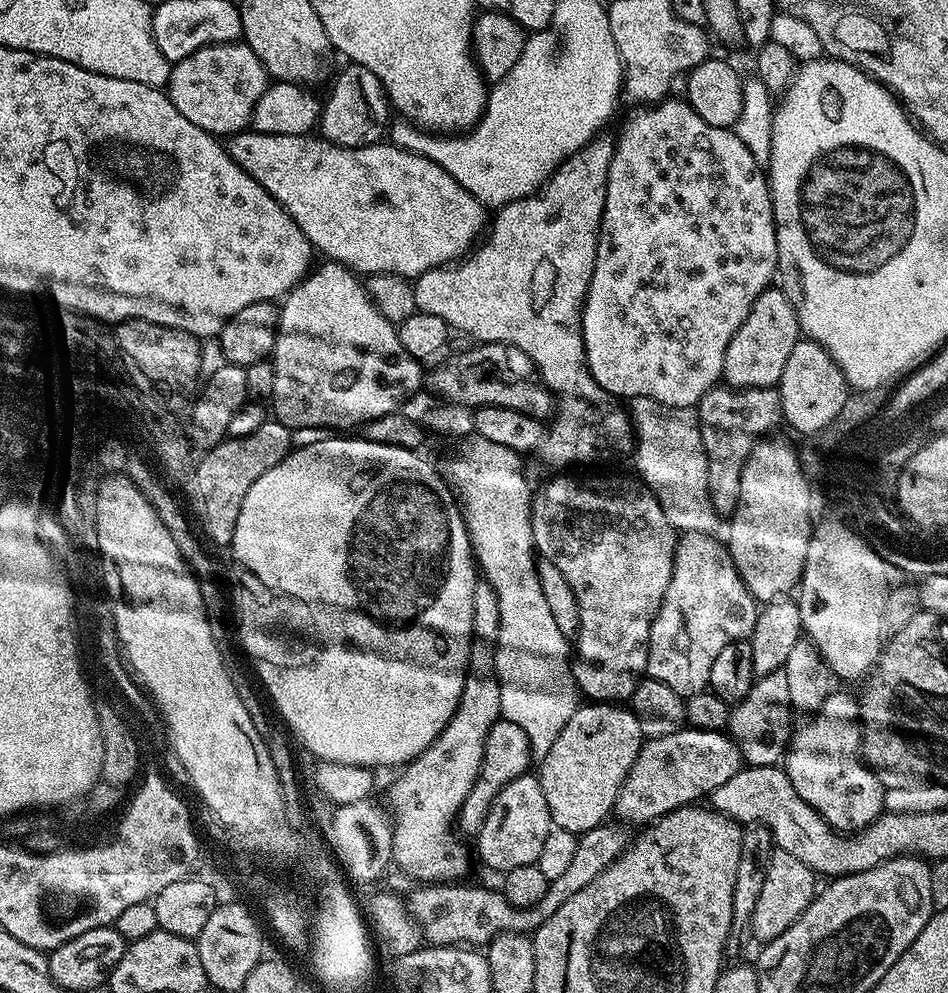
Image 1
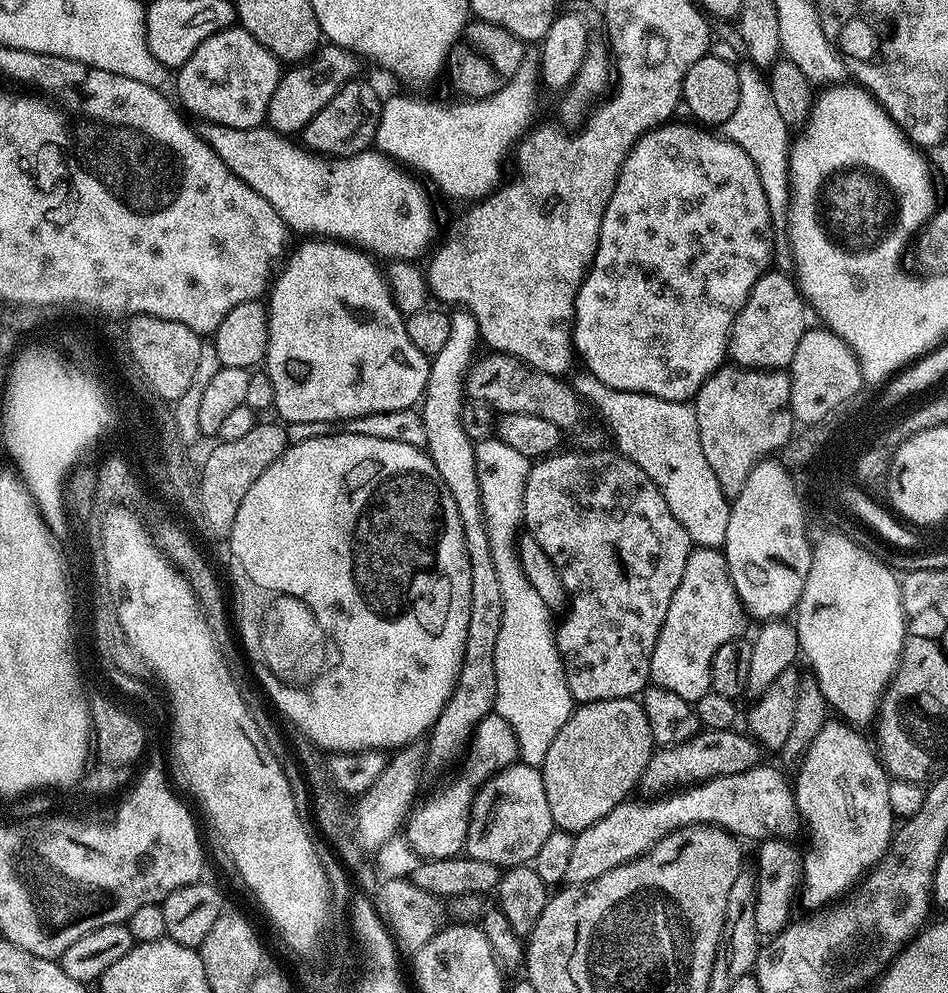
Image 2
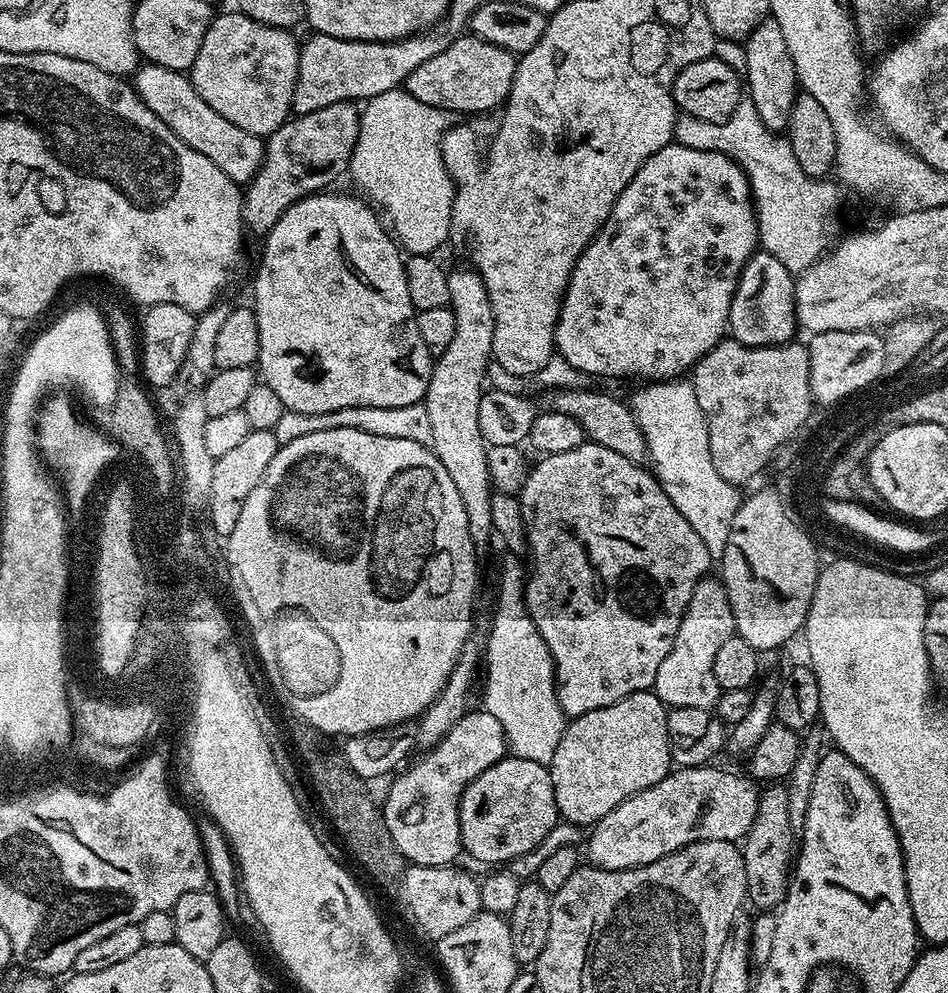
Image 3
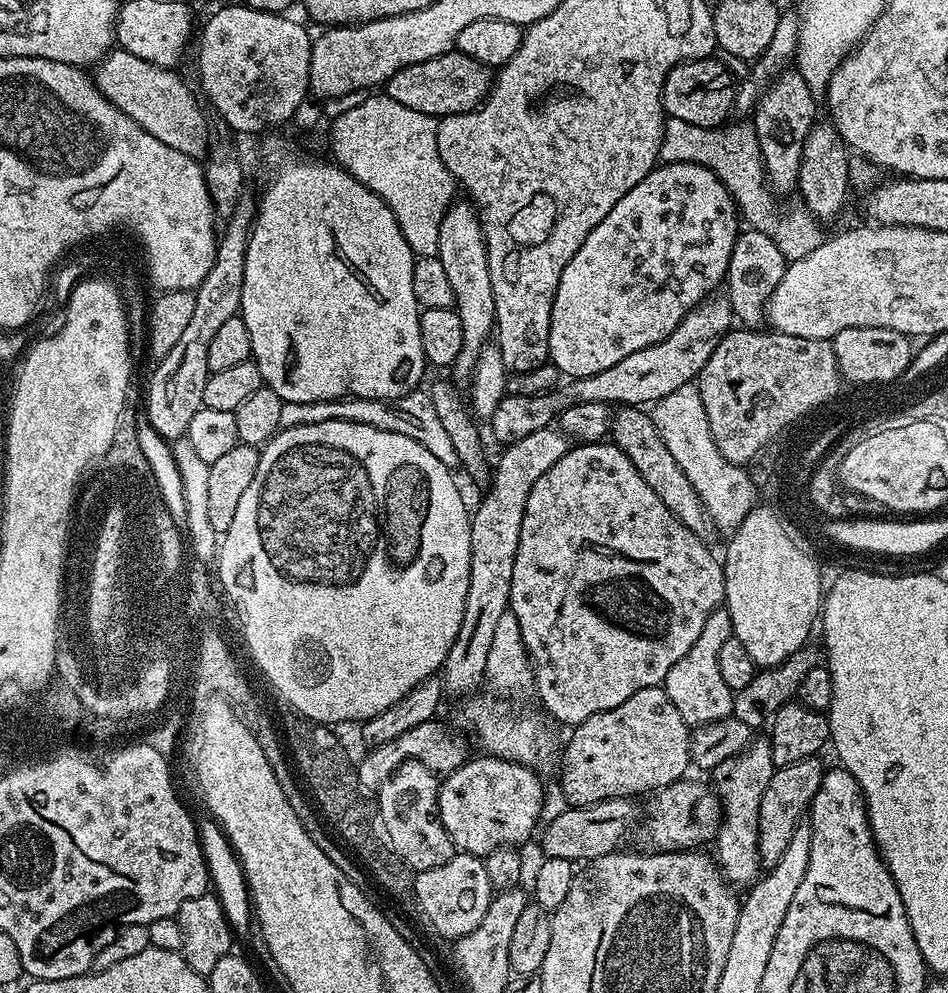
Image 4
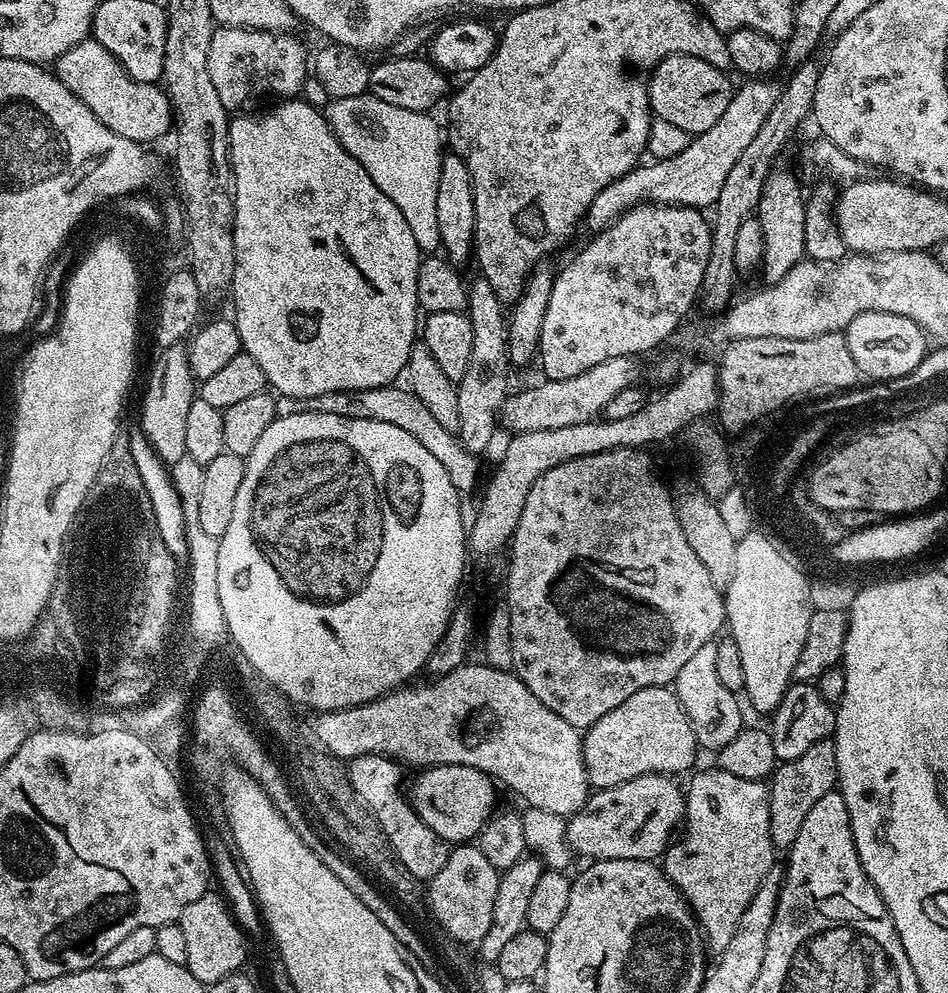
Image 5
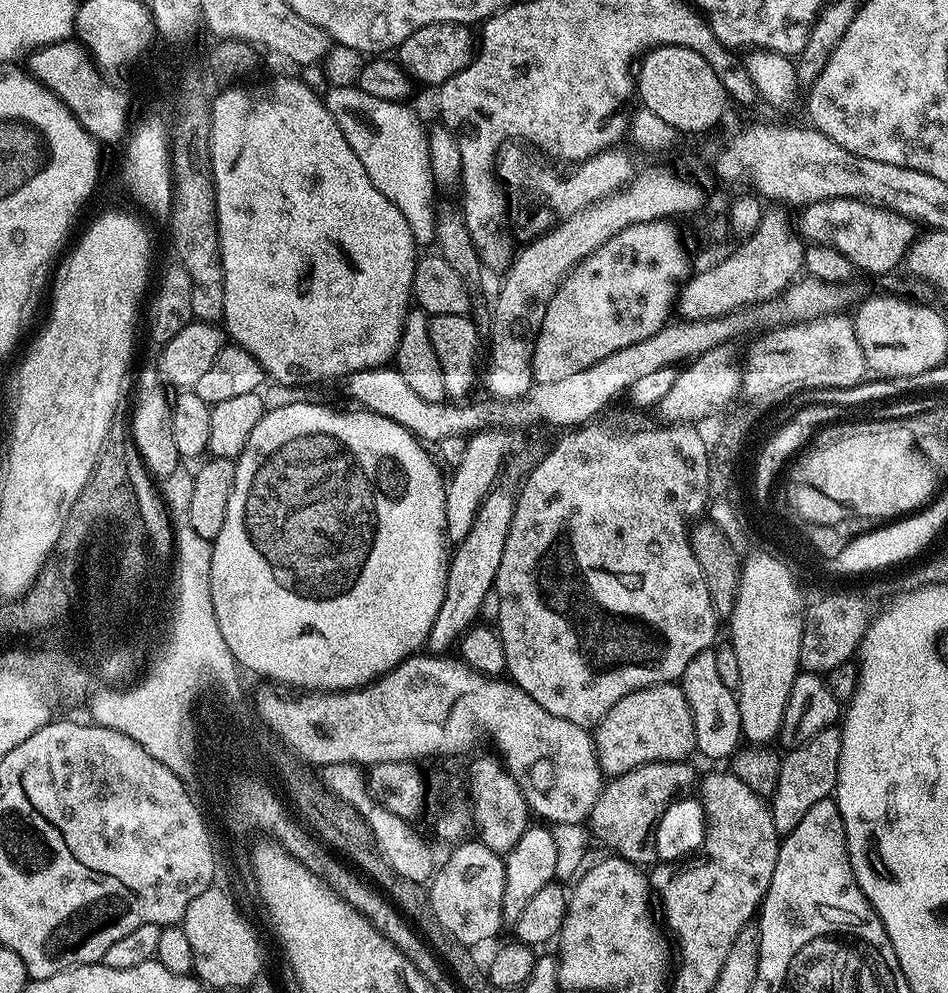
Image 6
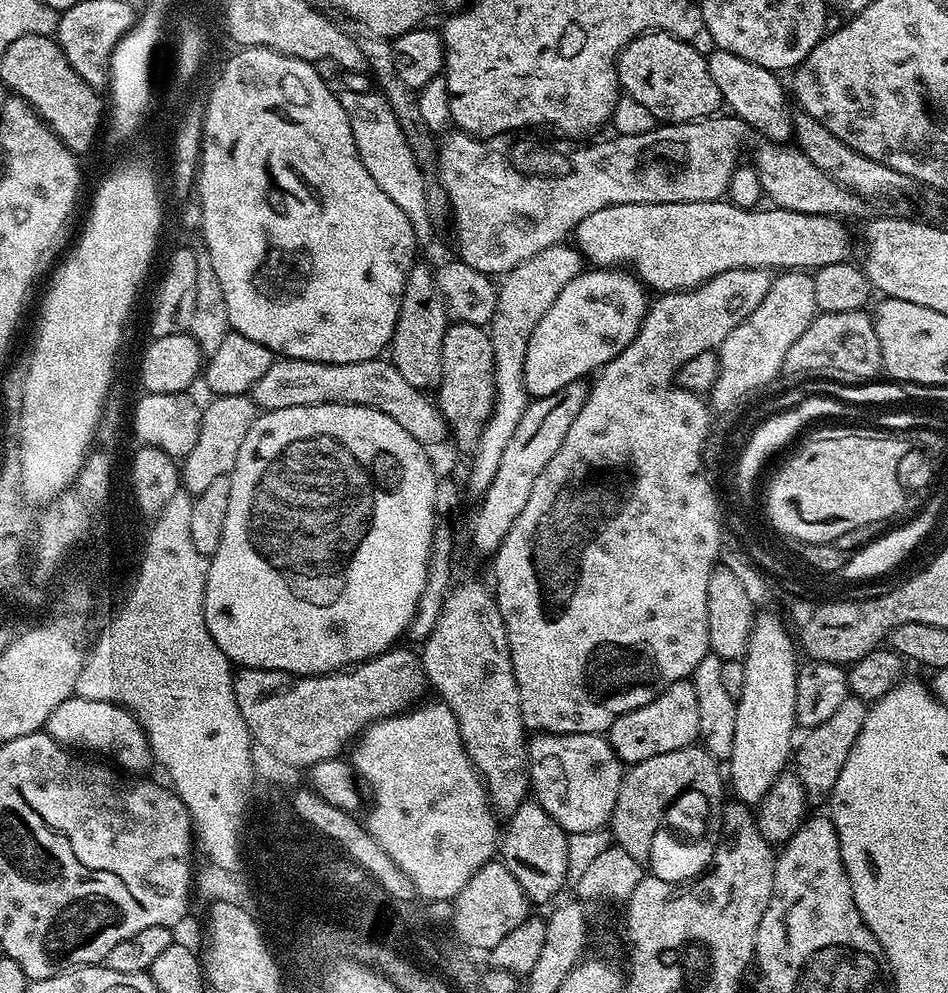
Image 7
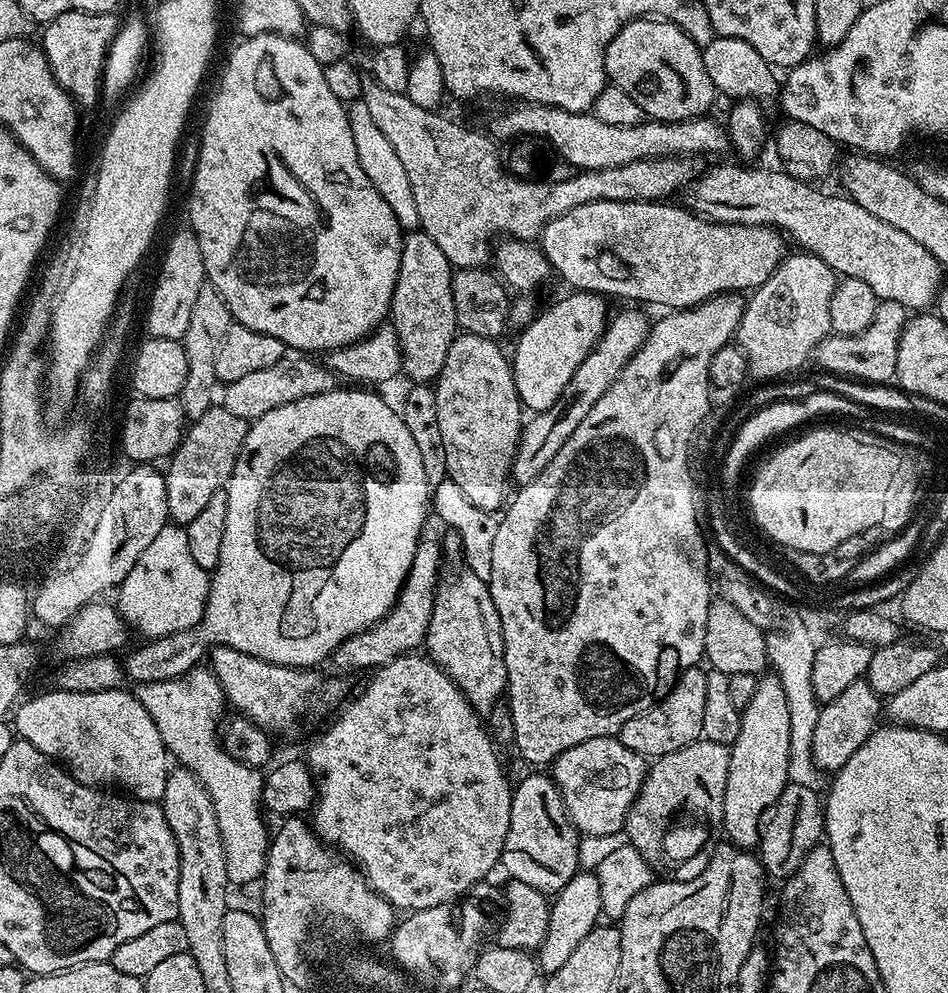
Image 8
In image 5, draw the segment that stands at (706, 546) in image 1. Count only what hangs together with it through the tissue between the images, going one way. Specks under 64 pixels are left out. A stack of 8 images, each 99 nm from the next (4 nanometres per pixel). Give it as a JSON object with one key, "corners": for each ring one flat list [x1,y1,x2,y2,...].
{"corners":[[715,642,701,646,686,666,678,670,674,681,674,691,686,718,691,722,696,735,696,743,701,749,719,750,726,742,734,742,734,738,745,727,746,720,740,713,737,693,726,690,718,678,718,646]]}

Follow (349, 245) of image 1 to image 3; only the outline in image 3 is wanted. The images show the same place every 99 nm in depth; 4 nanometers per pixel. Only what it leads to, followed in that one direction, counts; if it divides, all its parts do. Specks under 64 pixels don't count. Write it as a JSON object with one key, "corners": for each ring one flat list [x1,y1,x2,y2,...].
{"corners":[[145,63,134,73,134,87,141,102,150,106,150,110,154,110,154,114,158,114,158,118,162,118,162,122,166,122,166,126,170,126,170,130,174,130,174,134,178,134,178,138,190,146,190,150,206,154,206,158,210,158,210,162,214,162,214,166,218,166,226,178,241,186,254,179,264,161,265,141,250,134,250,130,234,126,234,122,222,118,222,114,206,106,185,73]]}

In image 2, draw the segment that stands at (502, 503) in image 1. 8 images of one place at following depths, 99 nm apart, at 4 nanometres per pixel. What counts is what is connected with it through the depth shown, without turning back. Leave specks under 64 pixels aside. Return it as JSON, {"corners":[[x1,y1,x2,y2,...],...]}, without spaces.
{"corners":[[491,438,476,444,476,469,483,496,484,520,487,522,490,550,494,554,494,566,502,589,502,630,498,630,498,646,494,650,498,678,494,711,502,718,506,718,506,722,510,722,514,730,514,738,518,738,520,760,532,768,539,768,546,762,546,750,550,750,550,742,554,742,558,730,566,726,574,701,570,694,570,686,564,677,560,651,556,649,554,620,552,624,553,613,546,606,546,602,538,598,538,590,530,586,530,581,522,571,522,562,518,562,516,553,516,533,524,518,524,491,529,467,528,457,518,454,514,446,506,446,504,440]]}

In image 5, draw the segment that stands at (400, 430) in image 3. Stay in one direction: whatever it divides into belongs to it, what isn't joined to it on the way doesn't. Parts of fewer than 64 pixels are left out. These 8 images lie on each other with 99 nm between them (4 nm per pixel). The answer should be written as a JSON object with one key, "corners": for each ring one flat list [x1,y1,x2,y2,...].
{"corners":[[385,386,382,388,367,388,366,390,354,390,353,392,331,392,330,394,314,394,314,398,294,398,293,396,277,395,275,397,275,412,277,416,285,417,298,413,330,413,339,417,370,418,371,421,389,422,399,426,407,433,418,438,426,450,433,454,434,458,446,468,446,474,450,477,456,490,467,494,476,484,479,457,461,447,457,439,438,424,432,417,426,406,418,400,416,395,407,387]]}

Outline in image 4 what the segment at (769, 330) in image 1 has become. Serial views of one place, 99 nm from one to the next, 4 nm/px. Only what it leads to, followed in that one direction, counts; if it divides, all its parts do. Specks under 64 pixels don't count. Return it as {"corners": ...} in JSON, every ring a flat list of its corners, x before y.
{"corners":[[755,230,741,231,734,244,734,254,730,254,726,295,732,303,735,319,743,327,756,330,765,323,768,299,770,294,774,294,778,282,782,282,785,267,786,261,782,250,778,250,778,246,774,246,774,242,769,236]]}

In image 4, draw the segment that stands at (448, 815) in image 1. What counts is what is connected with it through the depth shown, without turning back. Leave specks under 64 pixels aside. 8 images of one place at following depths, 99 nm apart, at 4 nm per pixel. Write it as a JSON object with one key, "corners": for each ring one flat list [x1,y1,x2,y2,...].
{"corners":[[463,198,449,203,442,214,442,222,438,226,438,246,436,256,446,269,450,287,454,289,454,307,458,318,462,318,462,350,458,350,458,358,454,365,457,381,467,381,472,375,478,356,489,343,496,326,496,299,494,298,494,282,490,274,488,261,488,245,484,242,484,226,480,222,480,214,471,199]]}

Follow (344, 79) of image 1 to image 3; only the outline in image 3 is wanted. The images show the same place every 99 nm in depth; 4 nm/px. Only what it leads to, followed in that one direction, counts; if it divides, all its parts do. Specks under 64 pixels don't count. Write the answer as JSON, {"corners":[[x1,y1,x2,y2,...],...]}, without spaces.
{"corners":[[351,100,334,102,334,106,322,106,322,110,310,110,310,114,293,115,274,134,266,138,264,161,256,172,254,179,249,180,244,192,244,219,247,227,257,238,267,236,268,231,278,222,280,215,294,202,303,196,314,196,325,191,340,175,349,171,354,148,358,142,361,109]]}

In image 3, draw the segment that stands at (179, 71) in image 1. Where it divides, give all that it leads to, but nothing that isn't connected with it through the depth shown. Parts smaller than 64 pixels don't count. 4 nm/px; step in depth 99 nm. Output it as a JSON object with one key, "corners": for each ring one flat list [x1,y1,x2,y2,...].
{"corners":[[231,10,232,12,224,12,213,15,210,26,206,30,206,38,202,38,202,46,198,46,198,58,194,58,190,69,190,79,194,90,198,90,198,94,202,98,202,102,206,102,206,106,211,106,215,112,222,114,222,118,227,118,230,122,234,122,234,126,239,126,241,130,250,130,250,134,267,138,270,134,274,134,274,130,278,130,278,126,282,126,293,115,292,99,294,98,294,86,298,82,298,62,300,61,300,44,298,40,292,37,293,33,286,28,275,28,274,26,266,26,262,22,258,22,254,18,250,18,244,12,239,10]]}

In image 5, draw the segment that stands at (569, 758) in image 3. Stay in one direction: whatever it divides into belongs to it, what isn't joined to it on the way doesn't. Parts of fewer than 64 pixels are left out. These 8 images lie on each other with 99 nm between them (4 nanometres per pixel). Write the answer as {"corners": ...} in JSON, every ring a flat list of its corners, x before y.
{"corners":[[671,687,647,688,638,690,622,702,622,706,614,706,610,714,602,714,598,722,594,722,583,733,584,765,588,771,588,783,593,789,618,786,622,782,630,782,630,778,638,778,642,774,662,772,677,774,684,772,696,760,698,745,692,724,686,718,682,706,678,702,675,691]]}

